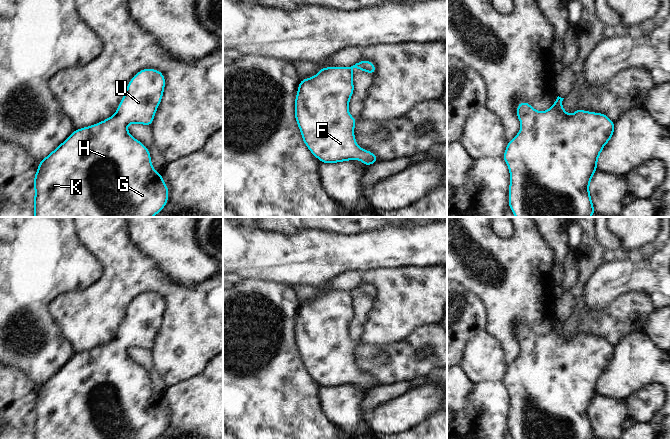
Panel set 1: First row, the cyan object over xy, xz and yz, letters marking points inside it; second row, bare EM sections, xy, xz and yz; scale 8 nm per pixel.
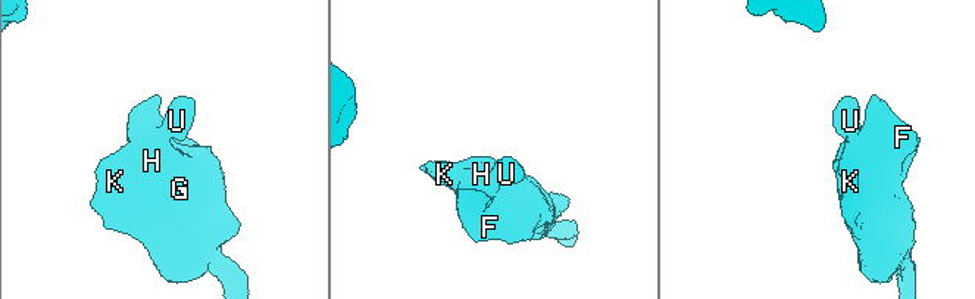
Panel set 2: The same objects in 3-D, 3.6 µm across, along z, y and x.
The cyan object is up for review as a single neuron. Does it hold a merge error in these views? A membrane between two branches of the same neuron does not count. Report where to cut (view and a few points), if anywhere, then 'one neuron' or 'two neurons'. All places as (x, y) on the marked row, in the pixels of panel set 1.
no cut | one neuron

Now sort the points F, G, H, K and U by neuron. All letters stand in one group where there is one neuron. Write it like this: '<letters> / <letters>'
F G H K U

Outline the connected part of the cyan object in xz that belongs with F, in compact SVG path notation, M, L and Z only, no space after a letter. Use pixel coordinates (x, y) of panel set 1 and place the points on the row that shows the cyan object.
M359 61L351 67L321 68L319 73L299 83L295 99L295 118L301 131L305 145L322 163L338 163L357 159L365 166L378 161L375 154L361 149L354 137L357 122L349 111L349 100L354 92L352 69L374 74L376 67L371 61Z

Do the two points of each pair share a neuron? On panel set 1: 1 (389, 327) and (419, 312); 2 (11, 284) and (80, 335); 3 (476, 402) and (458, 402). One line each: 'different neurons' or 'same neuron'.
1: same neuron
2: different neurons
3: different neurons

